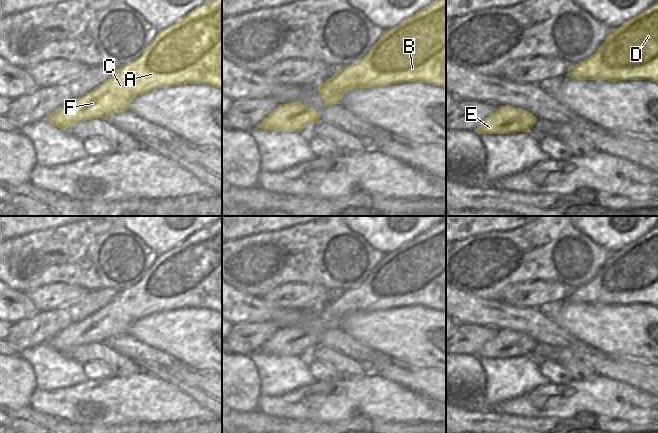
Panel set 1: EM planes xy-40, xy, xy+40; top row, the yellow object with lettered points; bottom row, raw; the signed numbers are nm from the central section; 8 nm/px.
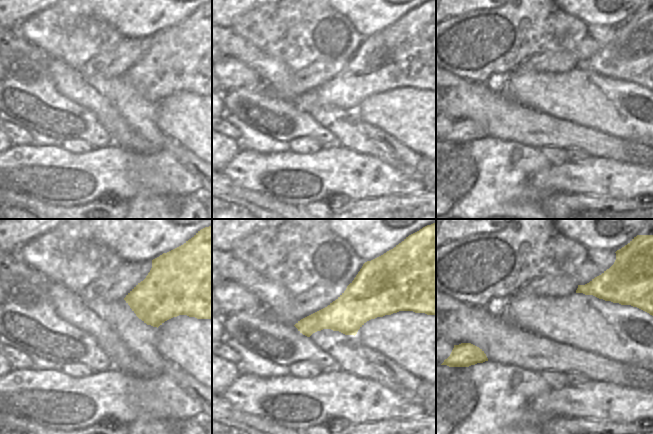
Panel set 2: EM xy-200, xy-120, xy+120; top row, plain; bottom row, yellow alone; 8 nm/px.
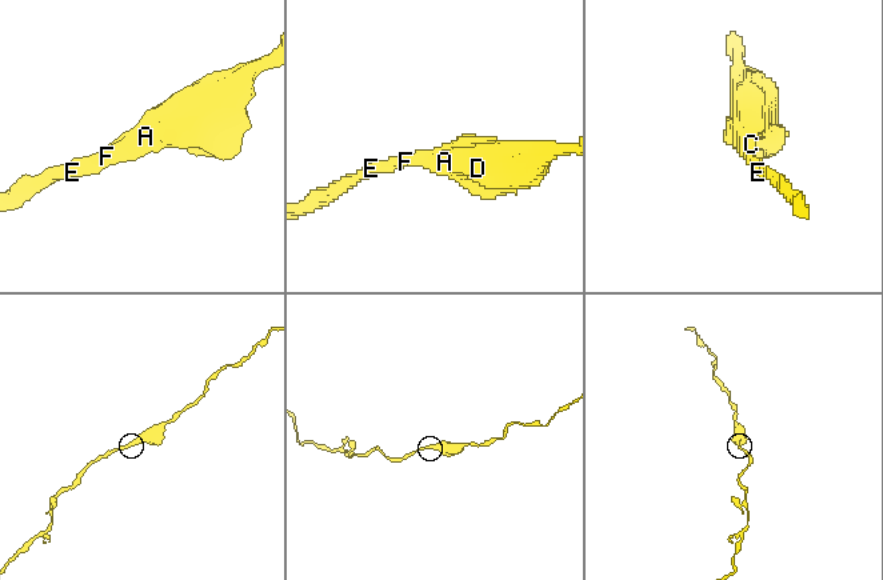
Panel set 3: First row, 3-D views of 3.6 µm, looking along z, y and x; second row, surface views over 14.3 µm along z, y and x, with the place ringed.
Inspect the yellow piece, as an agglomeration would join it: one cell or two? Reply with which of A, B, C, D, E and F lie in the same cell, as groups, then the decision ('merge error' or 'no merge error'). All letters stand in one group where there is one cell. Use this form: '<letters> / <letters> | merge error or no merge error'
A B C D E F | no merge error

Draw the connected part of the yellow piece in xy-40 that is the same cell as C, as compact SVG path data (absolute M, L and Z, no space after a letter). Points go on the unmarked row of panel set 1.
M222 218L191 234L165 254L159 255L139 282L125 290L120 290L103 308L85 320L57 332L43 344L49 344L61 354L66 354L83 344L106 342L115 336L128 334L128 329L137 320L151 314L181 308L207 308L222 313Z

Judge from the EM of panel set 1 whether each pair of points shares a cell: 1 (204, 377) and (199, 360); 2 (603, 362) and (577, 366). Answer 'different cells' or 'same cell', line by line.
1: different cells
2: different cells

